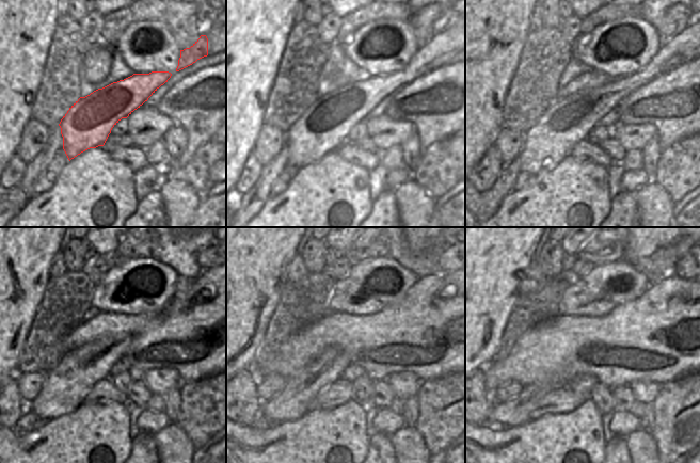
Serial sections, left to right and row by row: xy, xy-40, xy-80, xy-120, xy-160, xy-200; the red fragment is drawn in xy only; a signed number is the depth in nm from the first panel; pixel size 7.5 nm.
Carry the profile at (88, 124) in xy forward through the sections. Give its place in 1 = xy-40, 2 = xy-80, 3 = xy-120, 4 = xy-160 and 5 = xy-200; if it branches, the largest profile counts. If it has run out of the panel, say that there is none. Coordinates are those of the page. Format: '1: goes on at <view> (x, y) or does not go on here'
1: goes on at xy-40 (325, 125)
2: goes on at xy-80 (568, 121)
3: goes on at xy-120 (66, 385)
4: goes on at xy-160 (293, 401)
5: goes on at xy-200 (514, 412)

